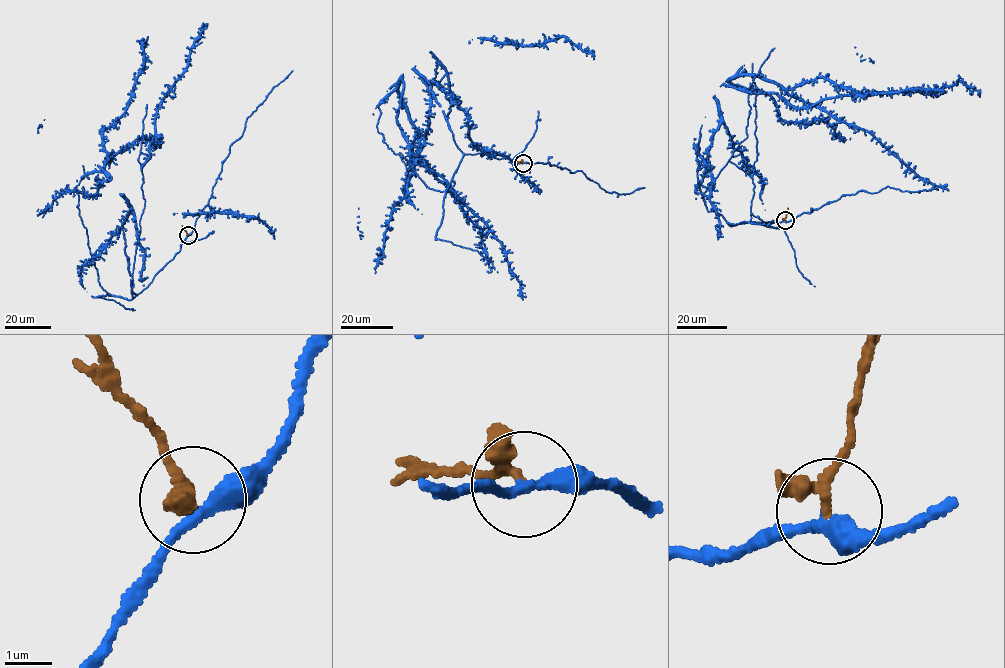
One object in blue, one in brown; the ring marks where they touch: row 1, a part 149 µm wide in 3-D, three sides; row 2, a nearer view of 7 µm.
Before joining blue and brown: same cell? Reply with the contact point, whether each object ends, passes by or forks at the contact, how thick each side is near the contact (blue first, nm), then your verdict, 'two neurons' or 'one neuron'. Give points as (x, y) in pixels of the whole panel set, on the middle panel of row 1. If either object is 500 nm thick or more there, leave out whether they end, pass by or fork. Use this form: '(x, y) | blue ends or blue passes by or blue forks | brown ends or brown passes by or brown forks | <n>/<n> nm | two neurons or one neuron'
(523, 163) | blue passes by | brown passes by | 180/200 nm | two neurons

